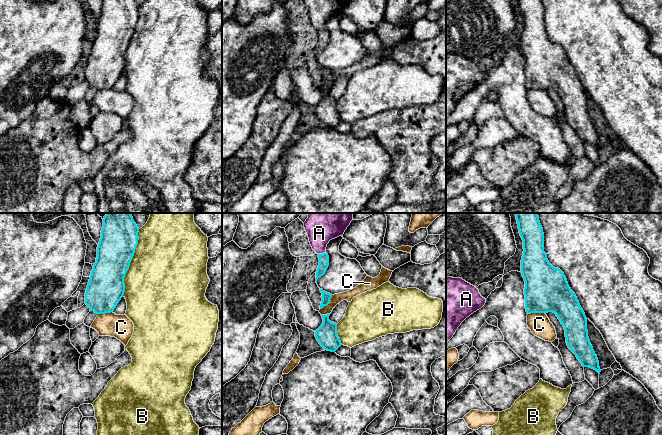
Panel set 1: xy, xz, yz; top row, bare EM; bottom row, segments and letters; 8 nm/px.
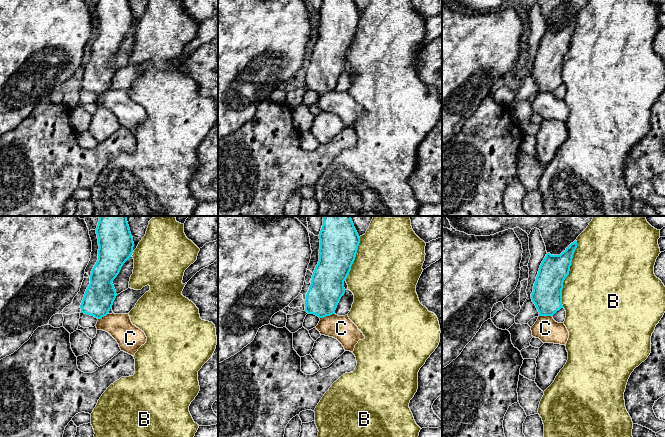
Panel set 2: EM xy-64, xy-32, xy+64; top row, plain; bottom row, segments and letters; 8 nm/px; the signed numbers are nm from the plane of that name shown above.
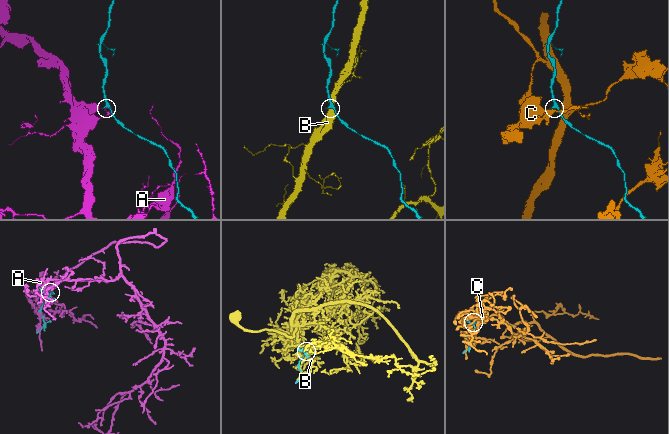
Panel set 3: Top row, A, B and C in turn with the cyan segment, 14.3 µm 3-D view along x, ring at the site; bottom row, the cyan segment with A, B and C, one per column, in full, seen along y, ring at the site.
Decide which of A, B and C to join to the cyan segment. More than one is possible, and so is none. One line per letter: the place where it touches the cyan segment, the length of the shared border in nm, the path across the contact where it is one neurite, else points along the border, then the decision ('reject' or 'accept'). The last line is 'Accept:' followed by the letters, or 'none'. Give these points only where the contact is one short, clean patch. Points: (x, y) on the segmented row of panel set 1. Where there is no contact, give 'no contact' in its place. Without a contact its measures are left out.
A: contact xz (321, 254); length 70 nm; border xz (325, 252), (318, 254); reject
B: contact xy (130, 262); length 550 nm; reject
C: contact yz (536, 312); length 140 nm; reject
Accept: none

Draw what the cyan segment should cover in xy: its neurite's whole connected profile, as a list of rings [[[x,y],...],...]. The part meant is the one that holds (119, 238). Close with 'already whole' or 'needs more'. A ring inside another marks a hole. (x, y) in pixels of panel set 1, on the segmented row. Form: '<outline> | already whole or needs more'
[[[106,213],[103,218],[97,258],[85,293],[85,304],[97,314],[111,313],[125,292],[124,277],[138,245],[139,228],[131,213]]] | already whole

